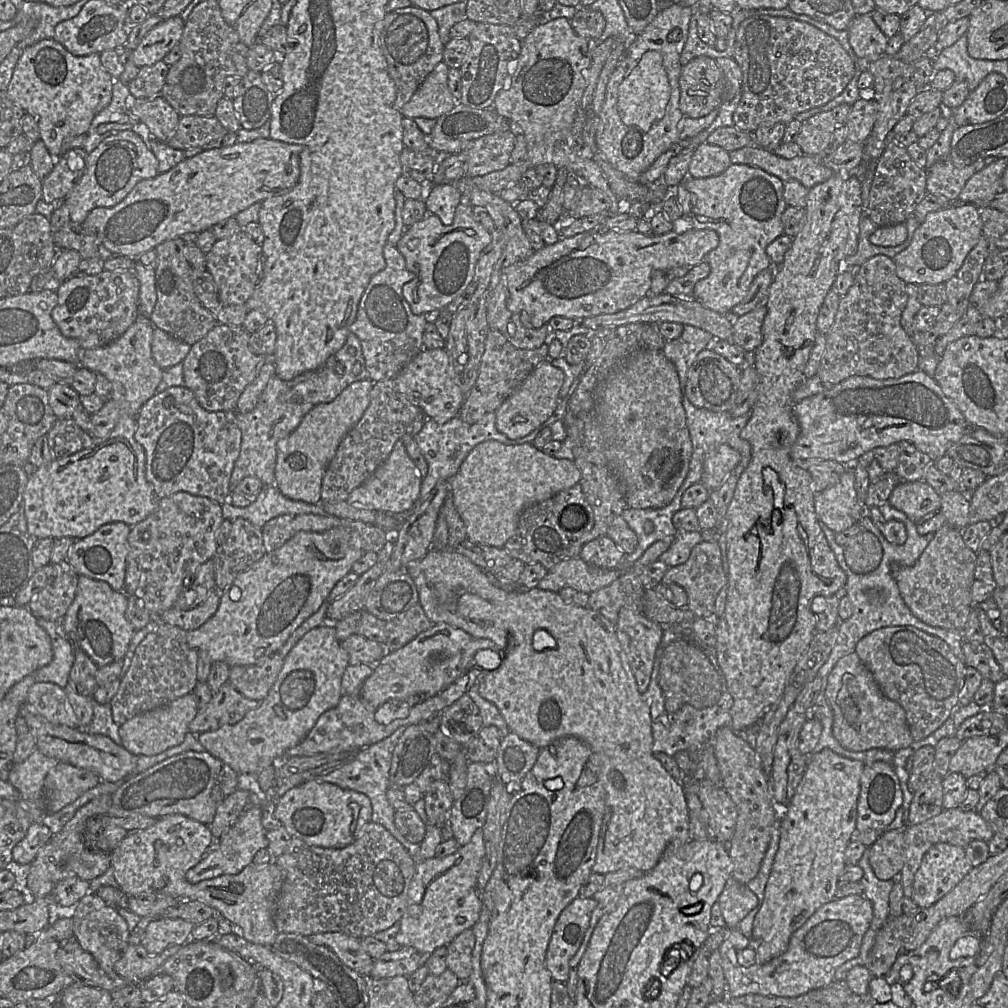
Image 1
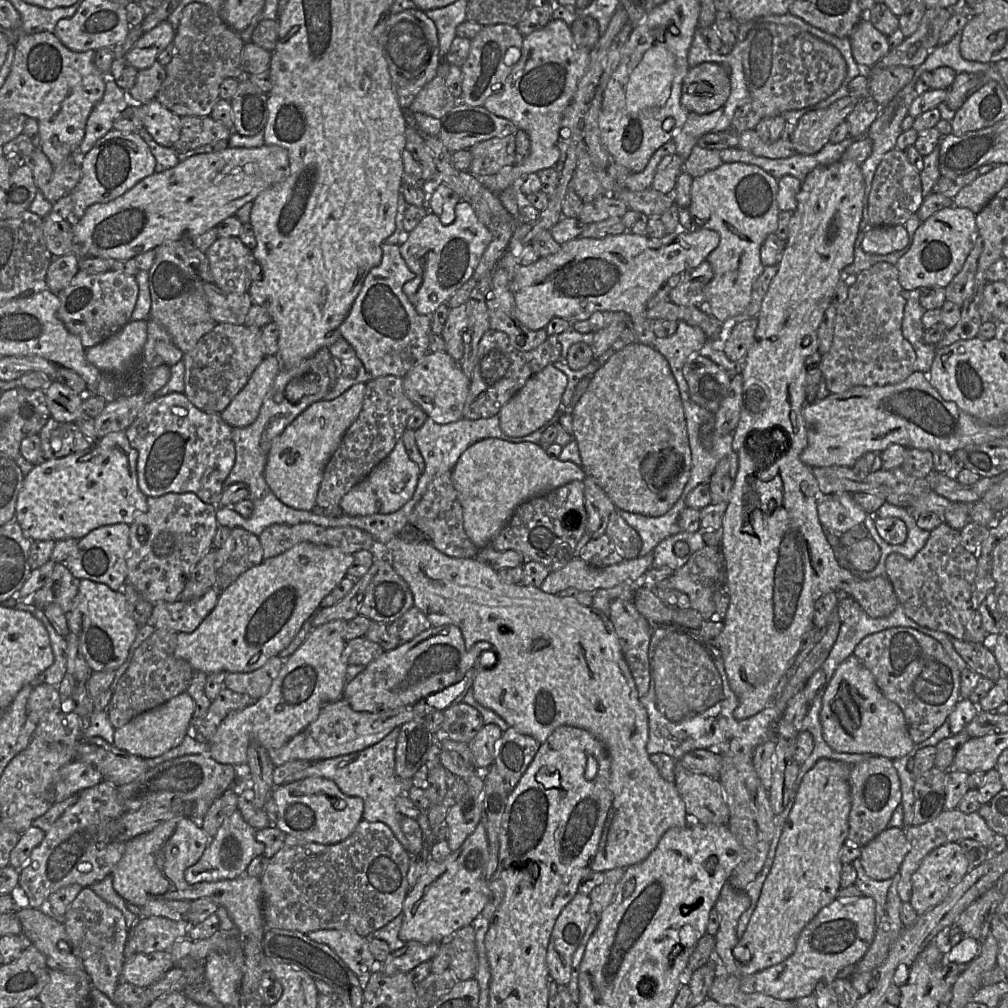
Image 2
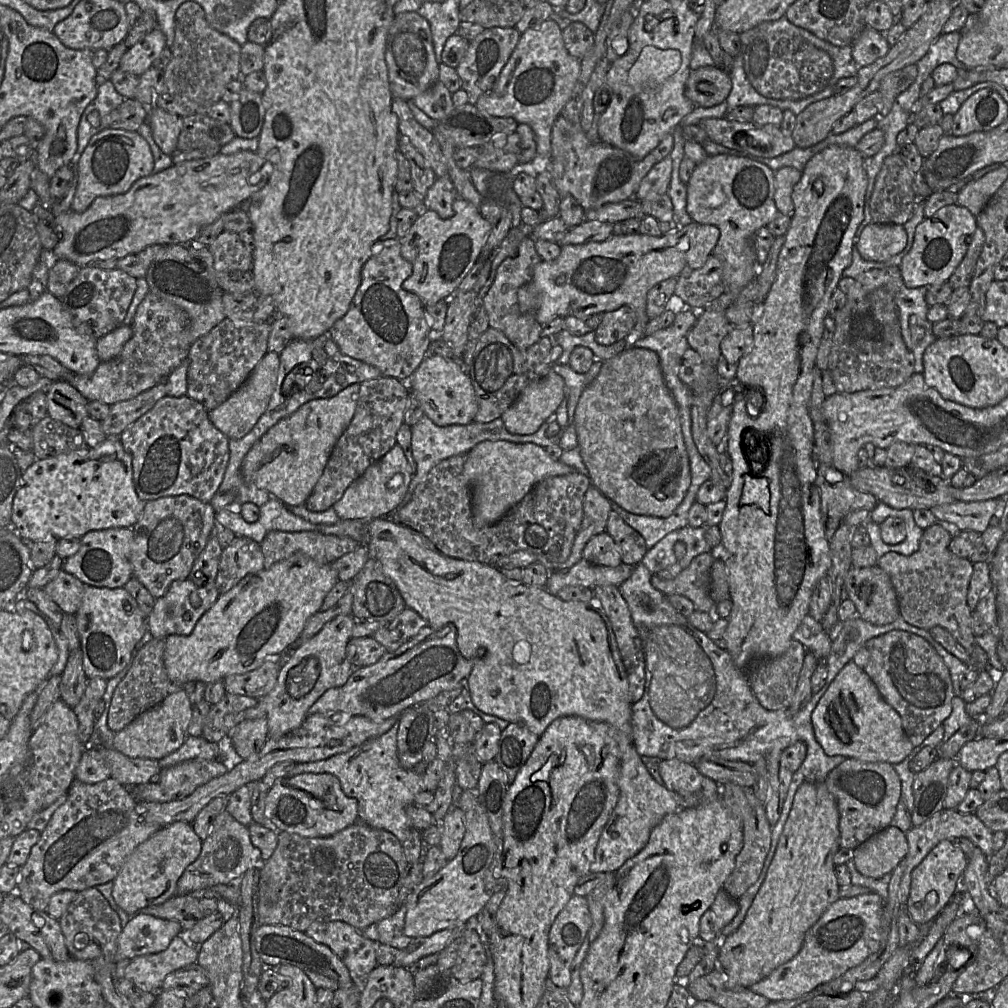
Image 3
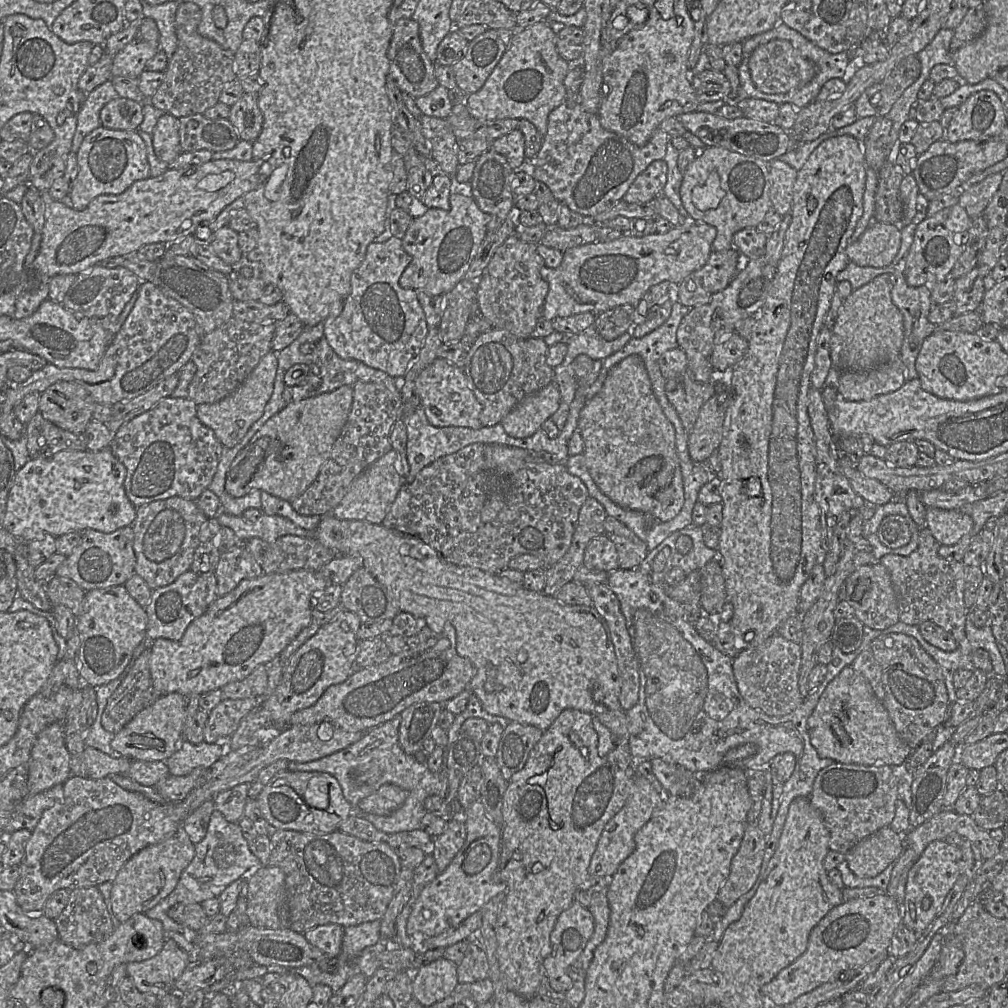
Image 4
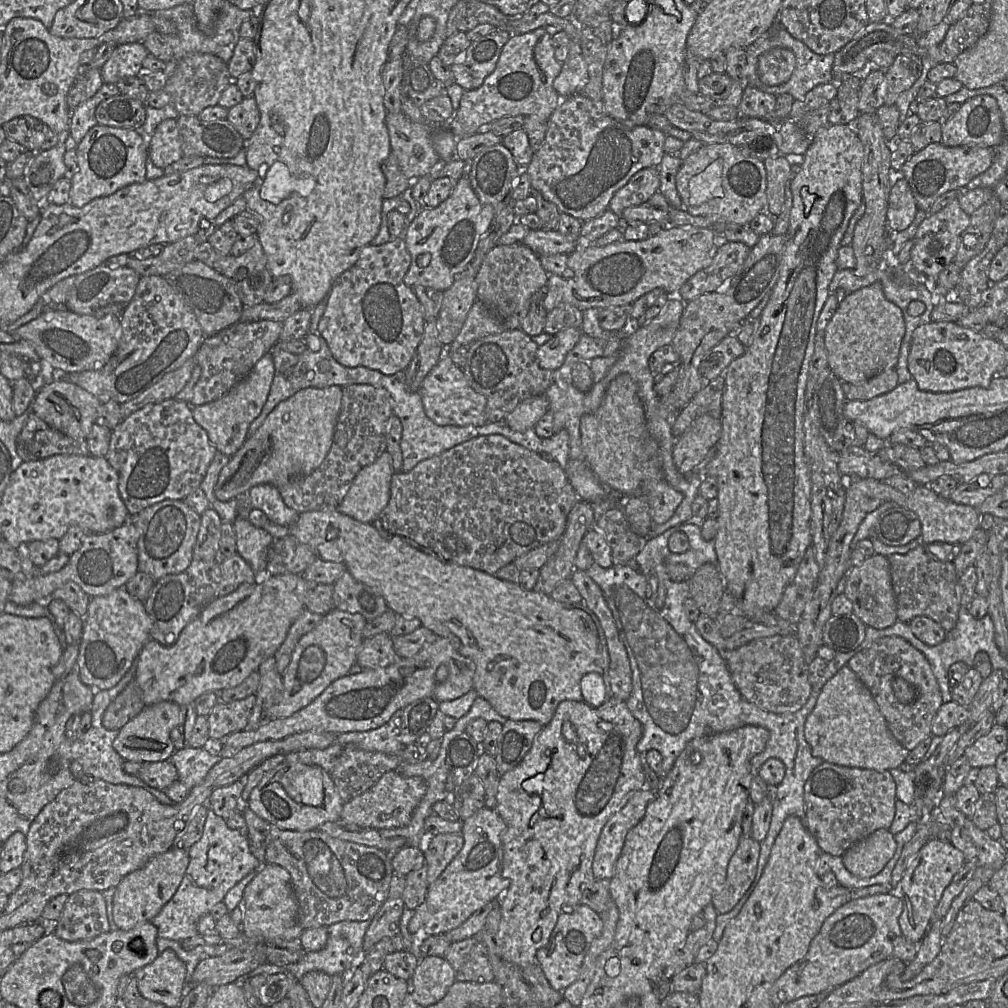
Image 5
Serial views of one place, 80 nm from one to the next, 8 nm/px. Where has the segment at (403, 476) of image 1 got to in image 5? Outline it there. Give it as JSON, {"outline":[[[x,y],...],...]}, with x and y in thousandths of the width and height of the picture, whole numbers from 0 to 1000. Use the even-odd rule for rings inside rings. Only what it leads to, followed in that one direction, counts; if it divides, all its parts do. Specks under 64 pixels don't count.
{"outline":[[[382,447],[353,471],[334,506],[354,517],[370,520],[386,498],[390,470],[389,453]]]}

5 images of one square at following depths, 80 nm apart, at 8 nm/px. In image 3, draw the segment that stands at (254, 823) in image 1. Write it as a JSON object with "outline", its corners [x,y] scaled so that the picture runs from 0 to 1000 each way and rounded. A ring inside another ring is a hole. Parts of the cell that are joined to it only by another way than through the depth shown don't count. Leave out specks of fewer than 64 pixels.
{"outline":[[[222,804],[213,812],[206,830],[200,836],[196,851],[184,861],[177,873],[175,888],[195,889],[197,884],[216,877],[233,876],[245,863],[258,863],[261,856],[259,844],[249,836],[246,820]]]}

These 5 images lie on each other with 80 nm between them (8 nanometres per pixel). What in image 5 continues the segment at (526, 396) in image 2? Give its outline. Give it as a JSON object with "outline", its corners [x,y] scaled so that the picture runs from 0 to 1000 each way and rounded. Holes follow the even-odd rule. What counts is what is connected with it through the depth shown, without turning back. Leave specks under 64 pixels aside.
{"outline":[[[542,391],[526,394],[506,409],[500,419],[510,428],[520,429],[527,426],[545,406]]]}

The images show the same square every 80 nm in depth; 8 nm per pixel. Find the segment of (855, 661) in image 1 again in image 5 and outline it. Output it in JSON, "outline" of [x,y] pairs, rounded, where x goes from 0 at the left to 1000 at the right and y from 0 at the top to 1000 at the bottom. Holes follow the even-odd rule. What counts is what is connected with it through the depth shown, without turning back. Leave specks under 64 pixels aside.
{"outline":[[[840,660],[833,663],[815,683],[808,703],[800,713],[798,729],[808,751],[832,760],[884,764],[892,762],[903,746],[886,730],[864,687]]]}

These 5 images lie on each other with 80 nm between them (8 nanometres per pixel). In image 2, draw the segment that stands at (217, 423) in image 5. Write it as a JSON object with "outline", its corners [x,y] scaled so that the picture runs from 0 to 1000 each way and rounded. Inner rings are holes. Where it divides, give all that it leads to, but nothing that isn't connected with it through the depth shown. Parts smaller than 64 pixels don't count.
{"outline":[[[263,353],[242,385],[218,410],[221,418],[230,425],[241,425],[249,422],[256,414],[262,395],[270,385],[277,368],[278,357],[276,353]]]}

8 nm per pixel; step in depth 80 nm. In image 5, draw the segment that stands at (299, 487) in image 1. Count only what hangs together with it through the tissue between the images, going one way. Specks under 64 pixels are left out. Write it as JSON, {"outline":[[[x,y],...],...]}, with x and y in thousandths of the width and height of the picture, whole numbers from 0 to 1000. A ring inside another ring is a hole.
{"outline":[[[324,383],[321,385],[303,385],[286,396],[278,399],[263,415],[254,429],[245,434],[239,444],[229,453],[219,466],[212,483],[213,493],[224,498],[237,490],[258,480],[269,480],[273,483],[285,478],[289,473],[306,471],[314,465],[324,452],[331,434],[332,424],[338,406],[339,384]]]}

